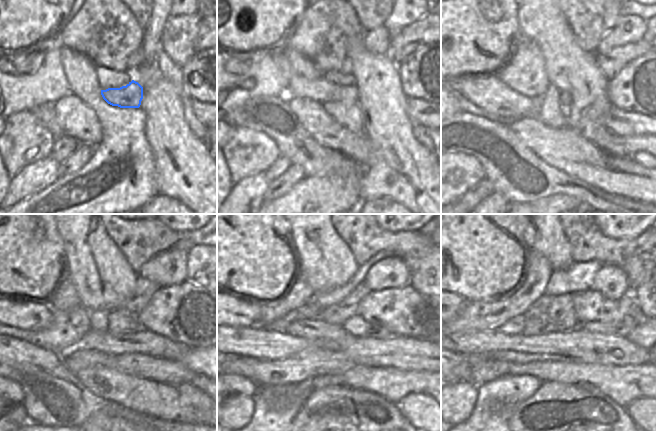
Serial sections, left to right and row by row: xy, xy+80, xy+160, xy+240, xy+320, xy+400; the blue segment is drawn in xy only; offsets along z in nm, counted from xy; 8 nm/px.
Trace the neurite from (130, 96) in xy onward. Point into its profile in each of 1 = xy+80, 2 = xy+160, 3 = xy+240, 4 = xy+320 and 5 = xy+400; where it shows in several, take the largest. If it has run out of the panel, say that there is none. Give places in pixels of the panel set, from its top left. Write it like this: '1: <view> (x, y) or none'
1: xy+80 (319, 90)
2: xy+160 (505, 103)
3: xy+240 (25, 314)
4: xy+320 (237, 312)
5: xy+400 (461, 301)

